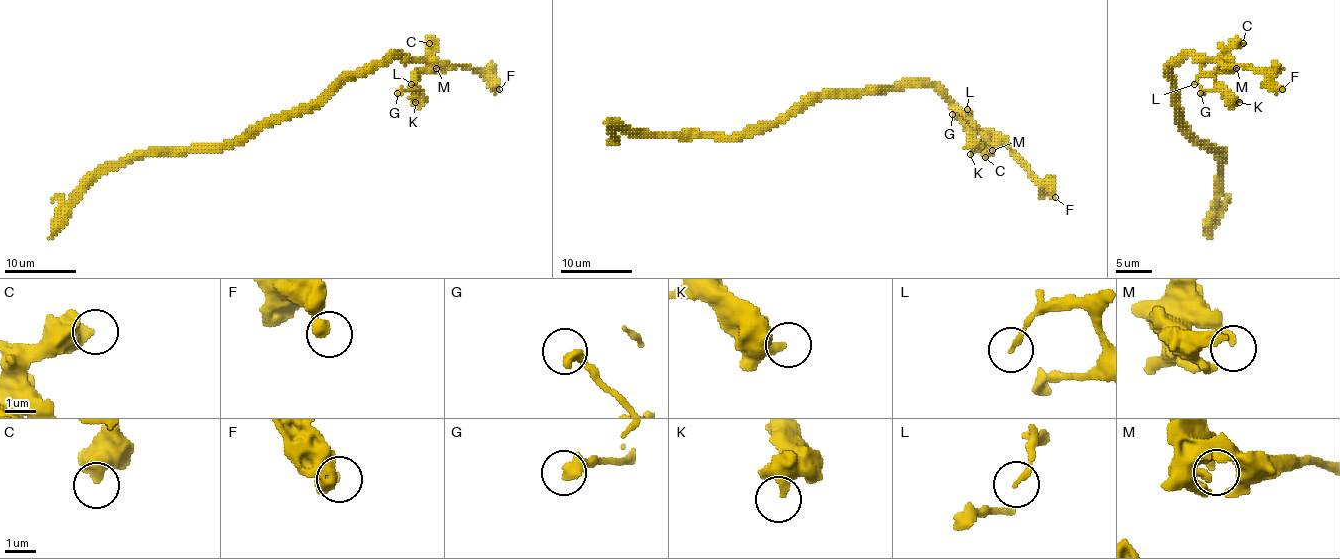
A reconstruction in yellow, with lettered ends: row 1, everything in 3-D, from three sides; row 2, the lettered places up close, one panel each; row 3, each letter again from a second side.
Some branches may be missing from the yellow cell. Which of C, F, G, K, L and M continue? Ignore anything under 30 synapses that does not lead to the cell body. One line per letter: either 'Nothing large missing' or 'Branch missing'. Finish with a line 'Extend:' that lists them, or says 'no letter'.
C: Nothing large missing
F: Nothing large missing
G: Nothing large missing
K: Nothing large missing
L: Nothing large missing
M: Nothing large missing
Extend: no letter

